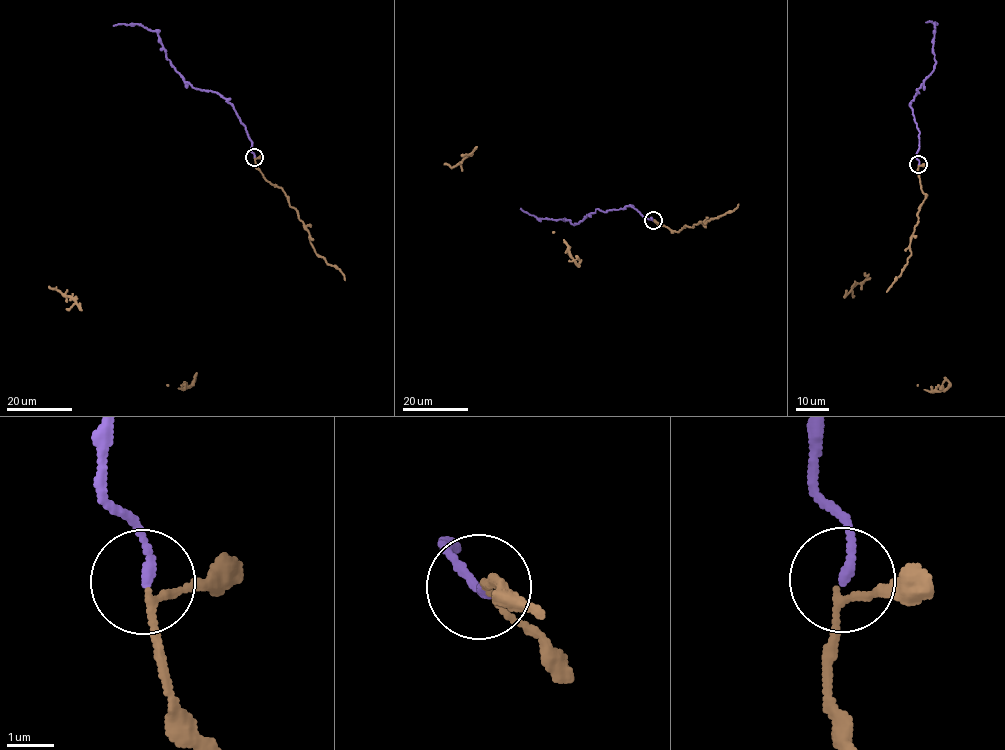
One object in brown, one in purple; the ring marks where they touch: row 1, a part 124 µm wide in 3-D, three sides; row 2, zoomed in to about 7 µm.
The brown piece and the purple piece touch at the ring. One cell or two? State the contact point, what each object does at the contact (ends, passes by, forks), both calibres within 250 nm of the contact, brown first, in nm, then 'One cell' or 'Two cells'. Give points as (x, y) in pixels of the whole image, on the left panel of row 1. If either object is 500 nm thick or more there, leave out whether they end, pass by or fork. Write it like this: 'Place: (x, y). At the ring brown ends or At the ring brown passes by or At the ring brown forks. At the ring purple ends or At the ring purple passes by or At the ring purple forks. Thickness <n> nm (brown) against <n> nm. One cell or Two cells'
Place: (254, 157). At the ring brown passes by. At the ring purple ends. Thickness 120 nm (brown) against 190 nm. One cell

